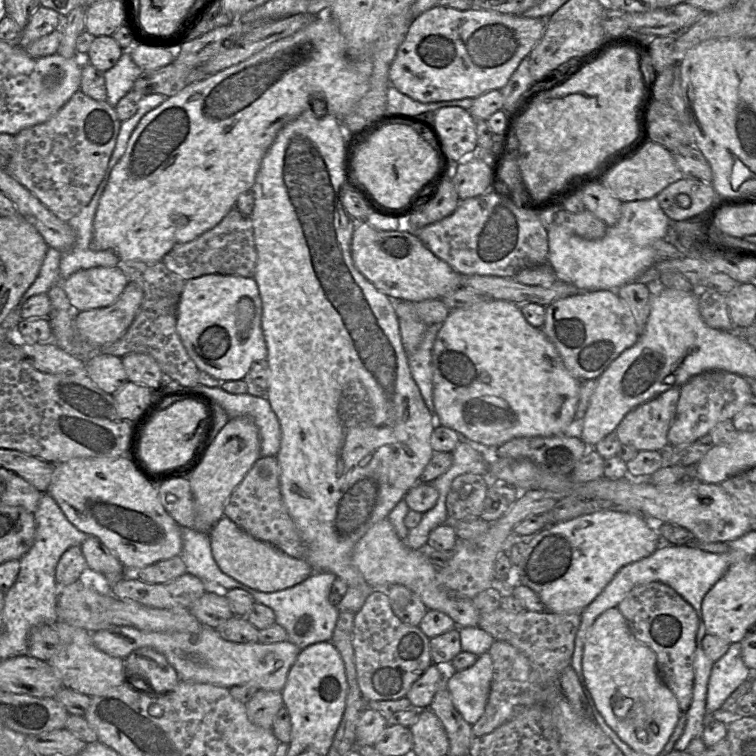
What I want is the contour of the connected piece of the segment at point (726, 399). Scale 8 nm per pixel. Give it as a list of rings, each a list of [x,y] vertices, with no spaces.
[[[705,371],[680,387],[676,414],[668,430],[668,446],[694,443],[709,434],[719,422],[732,419],[741,409],[751,403],[752,390],[746,378],[727,371]]]

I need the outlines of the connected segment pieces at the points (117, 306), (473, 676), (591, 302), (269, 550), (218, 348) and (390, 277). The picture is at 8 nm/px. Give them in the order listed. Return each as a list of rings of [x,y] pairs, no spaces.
[[[128,281],[124,291],[111,305],[76,312],[75,323],[83,337],[97,345],[120,339],[132,324],[143,301],[141,287]]]
[[[489,652],[478,656],[477,661],[467,669],[453,671],[447,680],[447,689],[456,710],[464,720],[473,725],[482,716],[490,693],[492,681],[492,660]]]
[[[617,290],[587,291],[546,307],[543,332],[557,348],[567,370],[578,380],[598,379],[610,363],[639,339],[639,328]]]
[[[222,516],[209,532],[212,556],[222,572],[238,582],[262,592],[292,587],[314,573],[303,558],[291,557],[272,544],[254,538],[229,517]]]
[[[206,274],[186,280],[177,306],[176,329],[196,366],[219,380],[241,380],[254,362],[266,359],[267,346],[262,330],[262,300],[253,277]]]
[[[366,221],[356,222],[351,241],[355,267],[389,298],[412,302],[441,299],[462,286],[462,274],[435,256],[416,236],[415,231],[381,231]]]

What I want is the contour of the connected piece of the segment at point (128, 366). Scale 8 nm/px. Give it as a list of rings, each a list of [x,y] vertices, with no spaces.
[[[129,353],[121,358],[128,381],[157,388],[164,381],[164,373],[157,361],[145,353]]]

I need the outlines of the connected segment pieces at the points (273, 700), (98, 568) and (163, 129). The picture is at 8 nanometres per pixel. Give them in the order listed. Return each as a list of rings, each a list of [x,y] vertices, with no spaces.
[[[259,689],[246,704],[246,713],[253,724],[272,729],[274,717],[283,705],[280,691]]]
[[[88,536],[80,546],[87,566],[107,578],[126,576],[122,562],[94,536]]]
[[[329,13],[318,16],[304,29],[272,43],[249,59],[188,85],[142,117],[129,138],[123,156],[111,170],[107,185],[101,195],[93,221],[93,236],[90,243],[92,250],[113,251],[119,257],[122,265],[130,262],[154,263],[161,261],[172,248],[189,242],[210,230],[234,208],[238,196],[252,188],[264,155],[286,124],[306,111],[312,111],[316,117],[333,115],[341,122],[355,110],[355,106],[370,87],[373,64],[370,60],[350,59],[346,53],[344,38]]]

